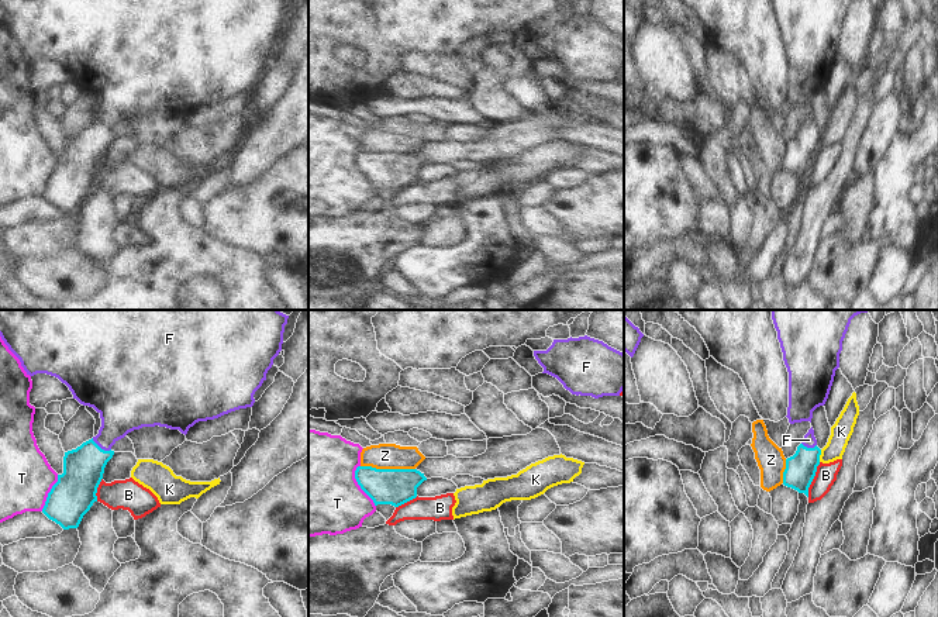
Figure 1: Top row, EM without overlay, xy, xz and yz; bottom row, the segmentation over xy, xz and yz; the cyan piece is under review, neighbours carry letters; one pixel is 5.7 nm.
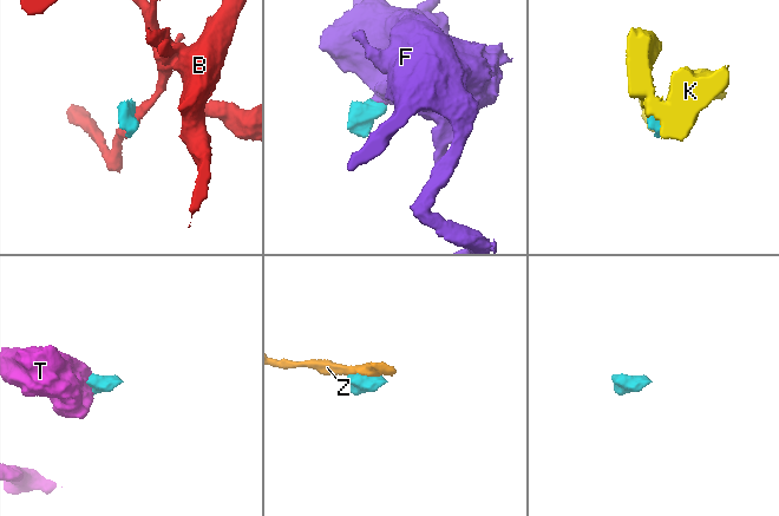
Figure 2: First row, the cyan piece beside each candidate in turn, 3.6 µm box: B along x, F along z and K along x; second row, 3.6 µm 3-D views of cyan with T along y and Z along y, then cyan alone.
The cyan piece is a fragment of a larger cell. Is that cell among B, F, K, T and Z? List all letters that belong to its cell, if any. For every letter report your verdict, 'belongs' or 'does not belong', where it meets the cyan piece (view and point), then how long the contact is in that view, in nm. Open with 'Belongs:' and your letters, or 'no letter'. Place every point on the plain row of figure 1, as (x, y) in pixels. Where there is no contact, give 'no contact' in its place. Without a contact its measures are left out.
Belongs: F
B: does not belong; meets cyan in yz at (813, 162); contact 220 nm long
F: belongs; meets cyan in xy at (100, 133); contact 130 nm long
K: does not belong; meets cyan in yz at (820, 138); contact 70 nm long
T: does not belong; meets cyan in xz at (359, 169); contact 260 nm long
Z: does not belong; meets cyan in xz at (388, 154); contact 320 nm long

